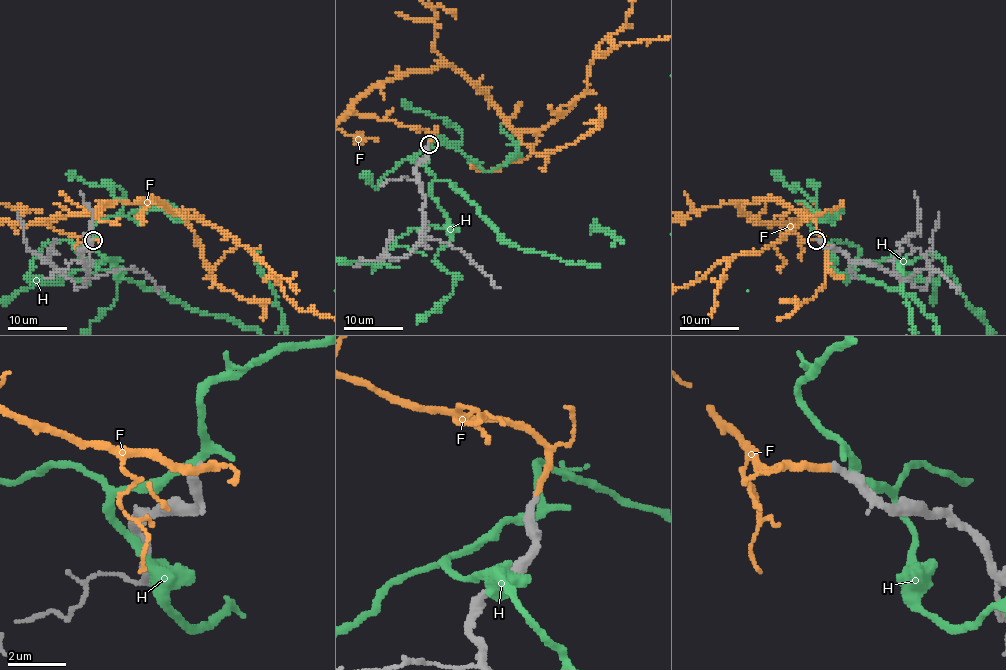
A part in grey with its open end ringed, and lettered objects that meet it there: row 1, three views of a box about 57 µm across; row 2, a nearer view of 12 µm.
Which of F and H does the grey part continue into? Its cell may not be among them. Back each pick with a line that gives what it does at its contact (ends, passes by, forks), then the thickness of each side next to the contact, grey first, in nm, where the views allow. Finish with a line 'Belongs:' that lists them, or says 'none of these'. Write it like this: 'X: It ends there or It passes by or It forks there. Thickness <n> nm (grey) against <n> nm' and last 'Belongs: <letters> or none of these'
F: It ends there. Thickness 280 nm (grey) against 220 nm
Belongs: F

